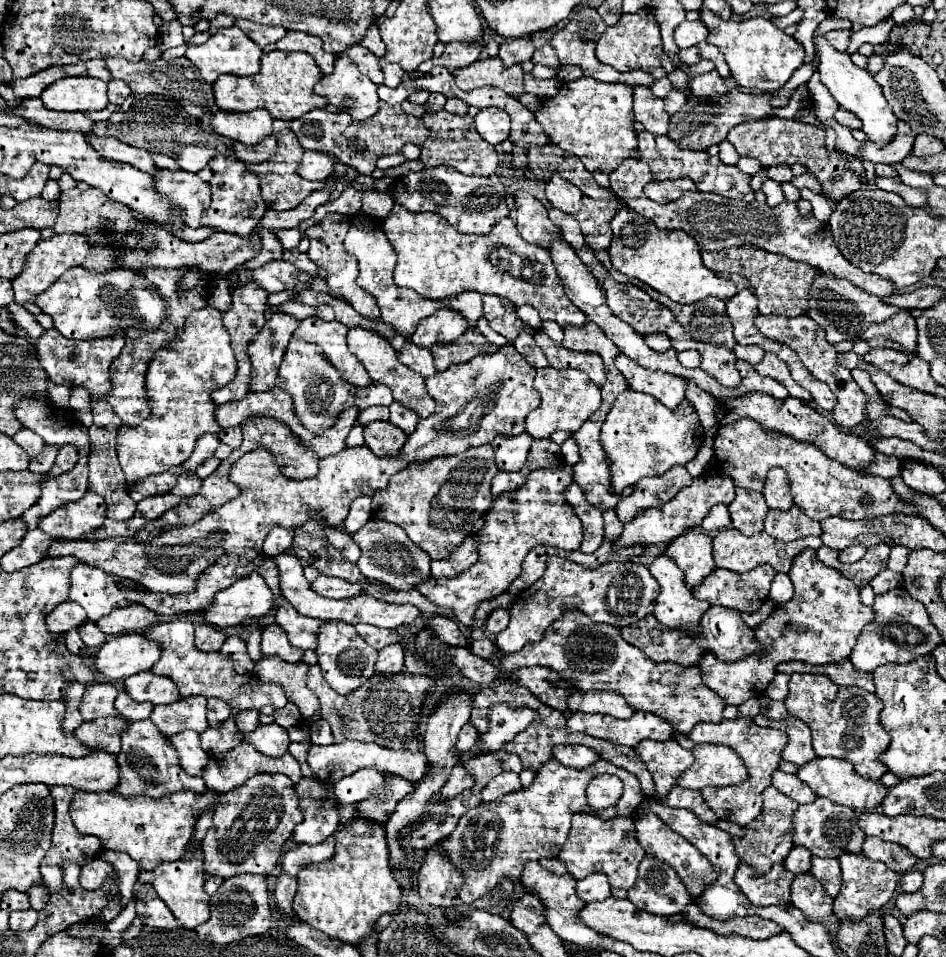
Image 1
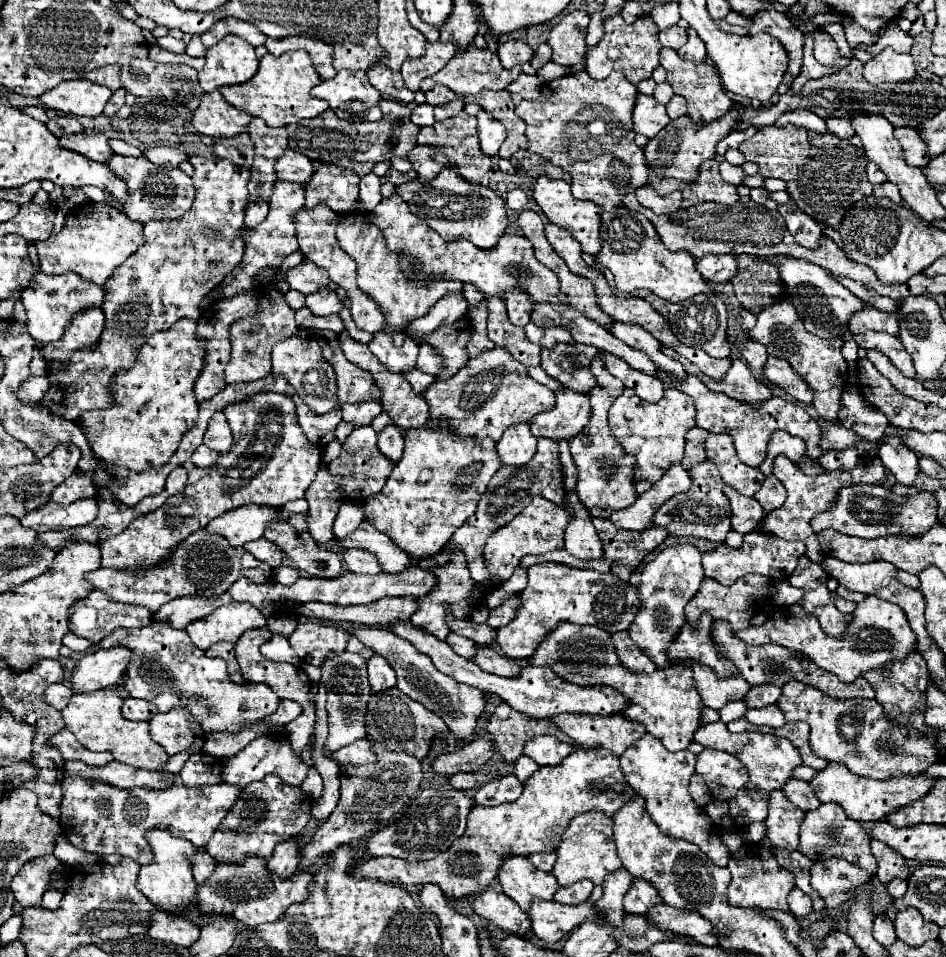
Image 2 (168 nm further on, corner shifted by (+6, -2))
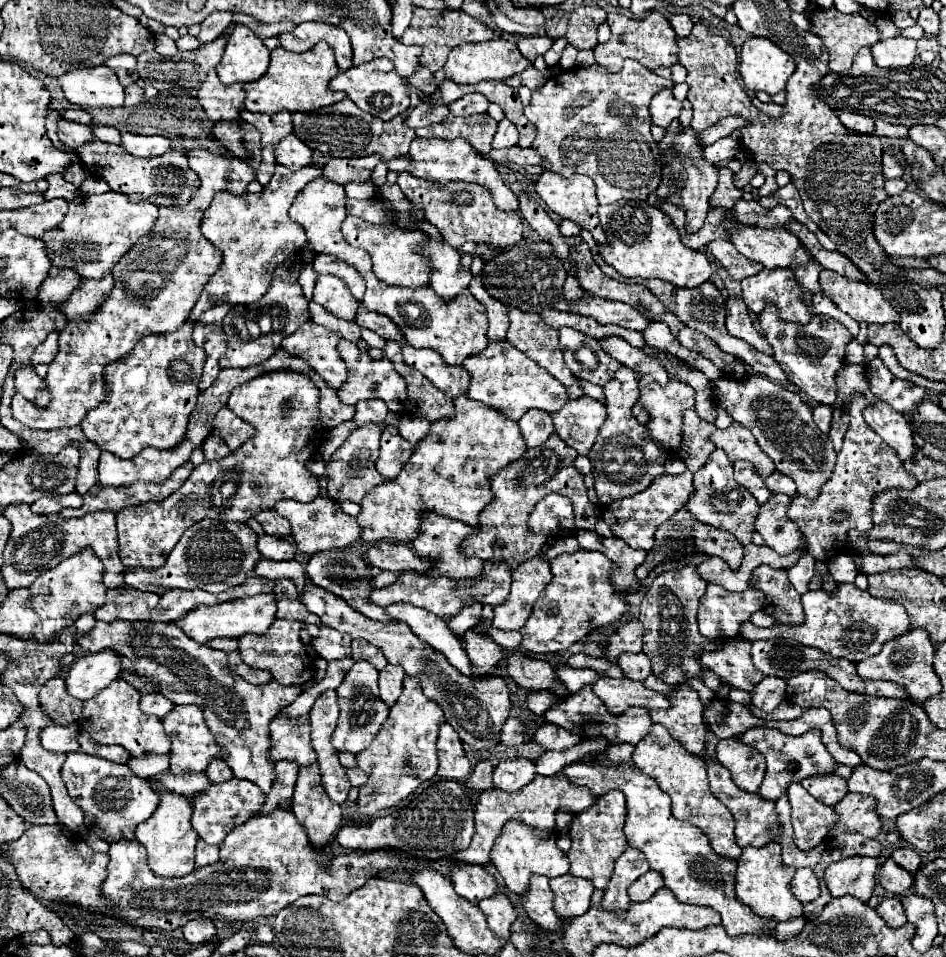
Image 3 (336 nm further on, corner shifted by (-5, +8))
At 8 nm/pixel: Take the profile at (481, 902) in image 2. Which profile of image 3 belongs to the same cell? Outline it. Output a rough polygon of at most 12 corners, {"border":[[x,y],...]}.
{"border":[[456,865],[450,877],[456,893],[472,903],[500,891],[478,865]]}

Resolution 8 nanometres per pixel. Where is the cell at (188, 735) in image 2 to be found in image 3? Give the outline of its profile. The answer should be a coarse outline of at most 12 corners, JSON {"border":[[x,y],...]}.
{"border":[[198,705],[162,719],[170,771],[204,771],[222,757]]}

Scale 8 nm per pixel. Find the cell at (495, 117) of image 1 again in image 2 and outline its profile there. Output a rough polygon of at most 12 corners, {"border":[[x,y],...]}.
{"border":[[487,111],[477,115],[481,151],[497,155],[505,127]]}

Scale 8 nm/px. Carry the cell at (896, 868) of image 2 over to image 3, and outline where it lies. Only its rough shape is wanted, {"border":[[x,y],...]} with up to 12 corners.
{"border":[[896,847],[890,857],[910,873],[922,863],[914,849]]}

